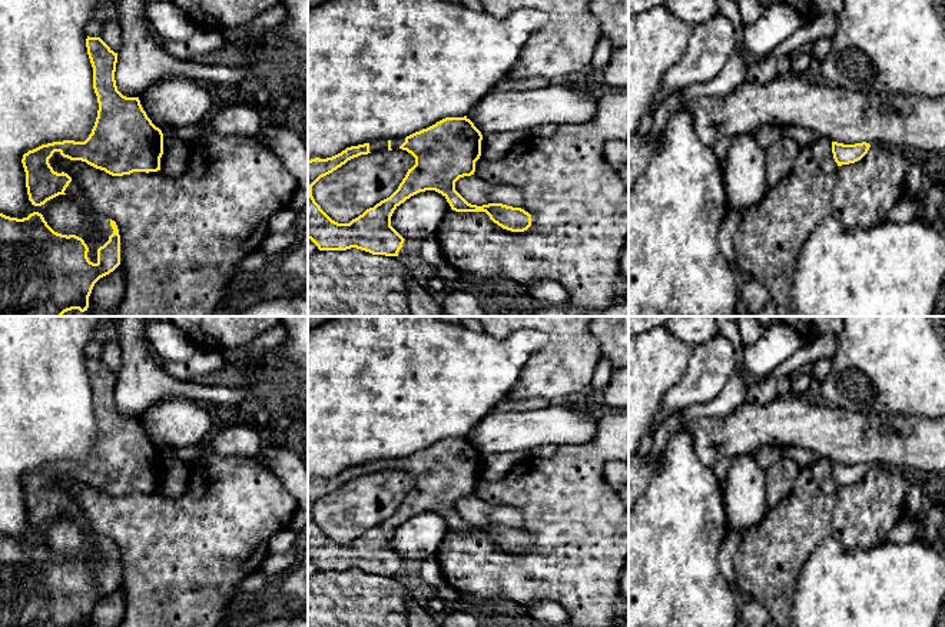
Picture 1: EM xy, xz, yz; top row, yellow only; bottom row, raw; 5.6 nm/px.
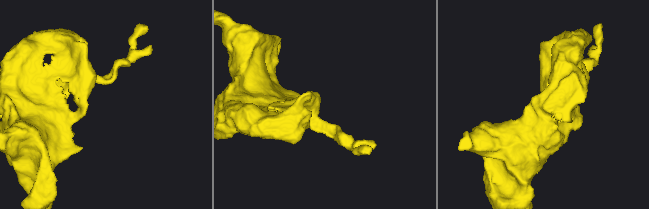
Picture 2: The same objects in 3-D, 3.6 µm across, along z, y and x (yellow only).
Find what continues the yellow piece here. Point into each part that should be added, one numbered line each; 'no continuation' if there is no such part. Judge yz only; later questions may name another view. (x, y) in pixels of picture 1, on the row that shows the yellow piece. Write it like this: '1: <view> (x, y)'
no continuation

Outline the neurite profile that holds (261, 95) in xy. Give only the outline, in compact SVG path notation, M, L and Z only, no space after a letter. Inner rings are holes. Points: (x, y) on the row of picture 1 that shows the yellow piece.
M253 83L249 87L252 89L256 107L259 107L262 112L269 109L272 100L268 90L261 83Z

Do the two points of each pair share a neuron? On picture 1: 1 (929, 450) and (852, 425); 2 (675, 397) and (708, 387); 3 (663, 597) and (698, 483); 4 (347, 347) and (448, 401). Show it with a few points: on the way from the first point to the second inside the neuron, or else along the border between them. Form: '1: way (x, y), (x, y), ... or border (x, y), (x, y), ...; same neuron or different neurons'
1: way (909, 443), (866, 441); same neuron
2: way (683, 394), (699, 388); same neuron
3: way (663, 569), (663, 553), (680, 521), (682, 511); same neuron
4: way (372, 372), (378, 378), (423, 381); same neuron

